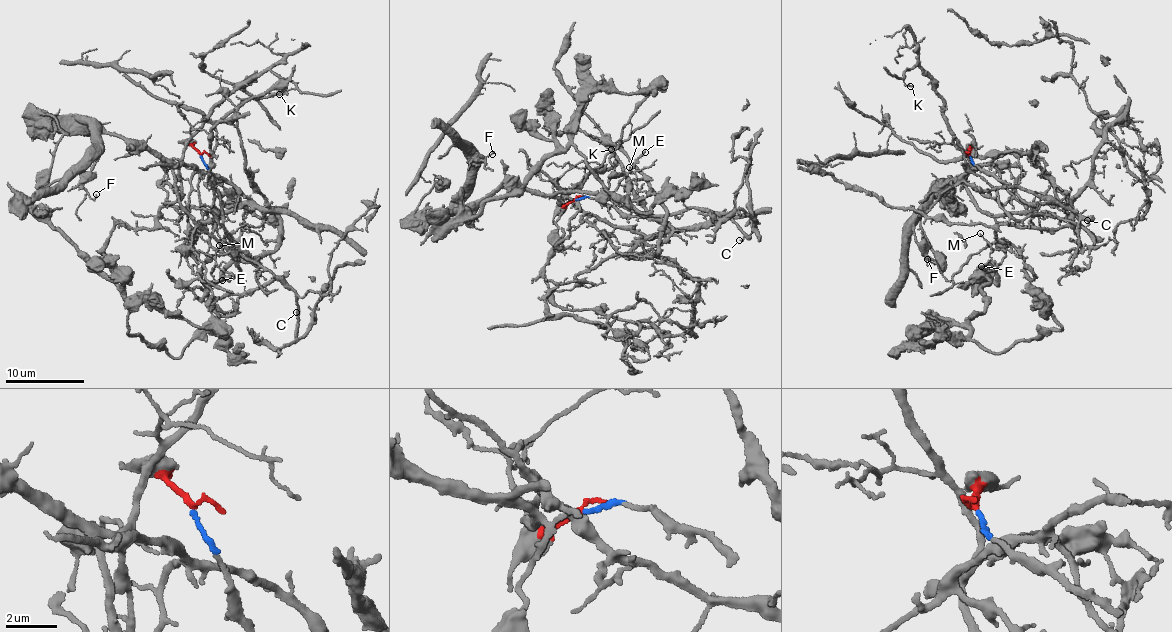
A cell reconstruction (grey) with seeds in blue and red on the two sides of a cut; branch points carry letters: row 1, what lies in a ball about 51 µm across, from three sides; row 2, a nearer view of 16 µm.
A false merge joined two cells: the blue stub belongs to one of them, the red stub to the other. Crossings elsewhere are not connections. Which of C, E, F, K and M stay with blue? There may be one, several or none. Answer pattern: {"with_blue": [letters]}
{"with_blue": []}

